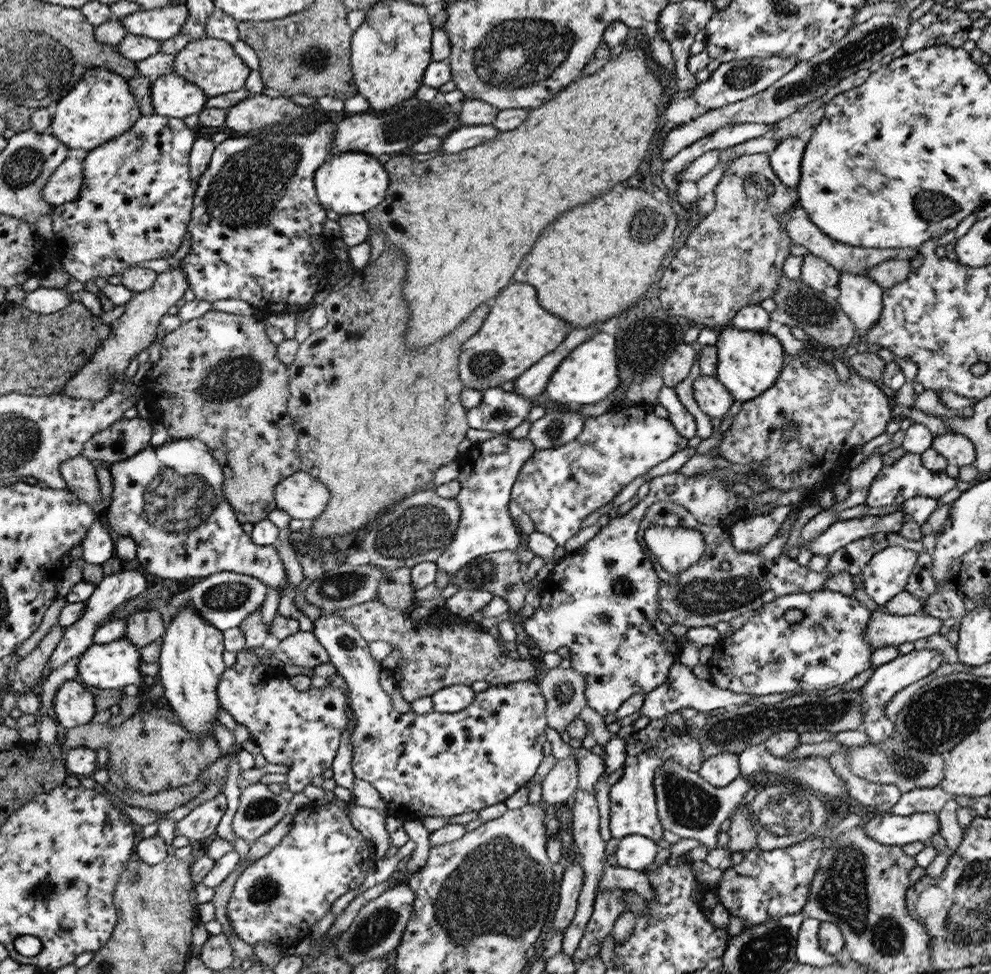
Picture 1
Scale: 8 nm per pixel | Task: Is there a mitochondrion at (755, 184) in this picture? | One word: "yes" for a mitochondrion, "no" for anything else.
yes

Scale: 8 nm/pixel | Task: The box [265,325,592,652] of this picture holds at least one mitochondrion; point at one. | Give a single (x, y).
(419, 528)

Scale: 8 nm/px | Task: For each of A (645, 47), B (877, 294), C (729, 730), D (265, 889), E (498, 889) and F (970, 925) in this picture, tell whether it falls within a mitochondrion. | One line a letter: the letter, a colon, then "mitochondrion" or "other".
A: other
B: other
C: mitochondrion
D: mitochondrion
E: mitochondrion
F: mitochondrion

